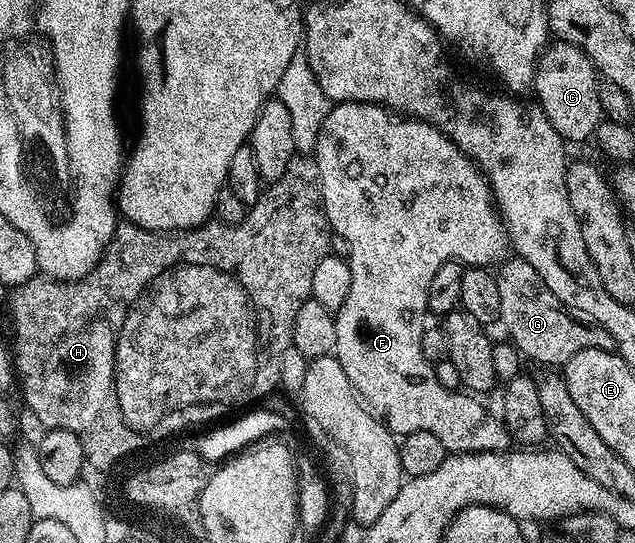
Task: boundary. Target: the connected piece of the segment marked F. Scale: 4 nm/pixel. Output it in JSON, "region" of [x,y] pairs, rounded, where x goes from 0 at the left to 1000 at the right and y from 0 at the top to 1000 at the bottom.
{"region":[[[595,190],[526,192],[518,215],[512,215],[512,230],[506,230],[506,245],[499,252],[493,291],[502,313],[502,355],[509,361],[509,390],[515,396],[520,424],[531,431],[540,431],[543,442],[550,444],[553,453],[550,483],[556,503],[556,525],[550,525],[550,547],[543,547],[543,562],[537,562],[537,569],[526,575],[528,597],[531,599],[531,628],[528,630],[524,652],[531,665],[537,665],[537,680],[543,680],[543,694],[550,694],[559,726],[576,742],[578,753],[586,757],[614,790],[617,801],[624,805],[657,797],[658,794],[682,797],[682,805],[688,805],[694,812],[694,820],[701,820],[704,832],[718,838],[746,838],[751,831],[784,831],[791,834],[800,829],[806,821],[808,810],[798,799],[798,788],[794,786],[791,770],[784,762],[772,764],[748,737],[753,733],[746,726],[731,724],[728,718],[709,720],[701,716],[701,709],[694,709],[694,702],[688,702],[683,674],[669,657],[669,650],[663,643],[663,621],[669,600],[666,586],[674,586],[676,580],[672,571],[672,534],[682,517],[682,510],[688,505],[688,495],[694,495],[694,488],[712,481],[721,481],[737,492],[772,494],[773,484],[781,483],[780,486],[784,486],[800,475],[802,442],[798,438],[798,420],[794,418],[792,405],[783,394],[783,383],[775,368],[773,344],[767,339],[765,322],[756,315],[748,298],[706,249],[694,245],[682,230],[663,225],[660,219],[617,208],[611,199],[597,195]]]}

